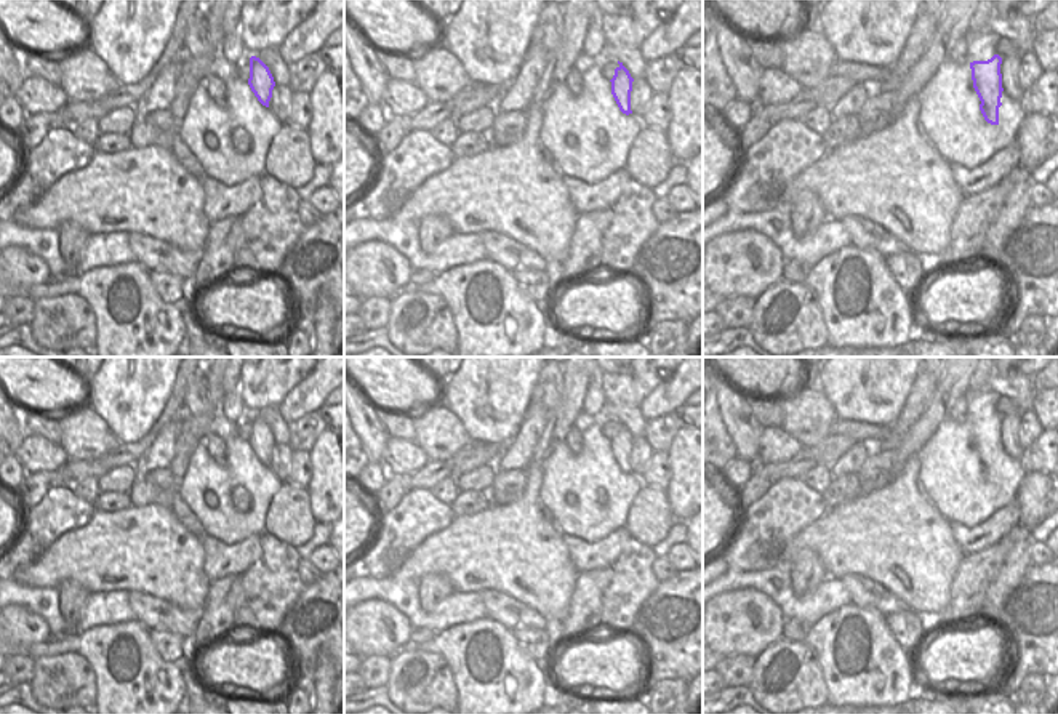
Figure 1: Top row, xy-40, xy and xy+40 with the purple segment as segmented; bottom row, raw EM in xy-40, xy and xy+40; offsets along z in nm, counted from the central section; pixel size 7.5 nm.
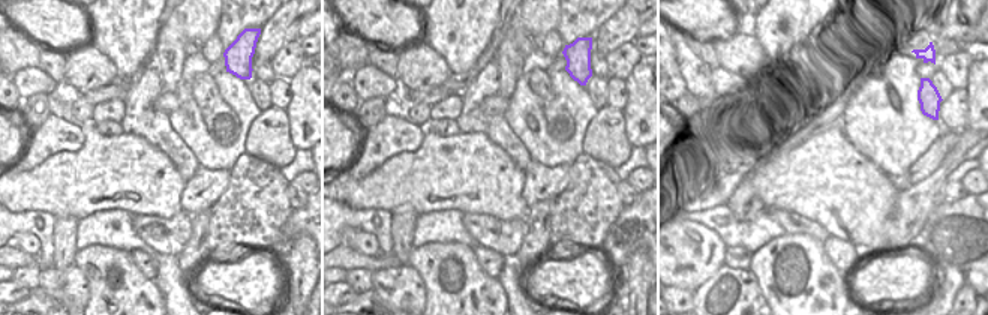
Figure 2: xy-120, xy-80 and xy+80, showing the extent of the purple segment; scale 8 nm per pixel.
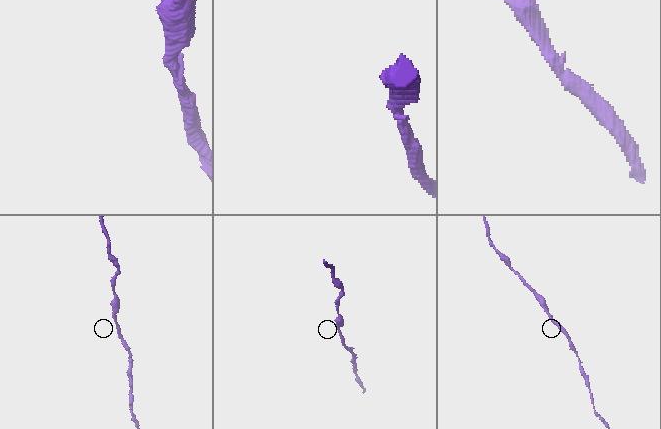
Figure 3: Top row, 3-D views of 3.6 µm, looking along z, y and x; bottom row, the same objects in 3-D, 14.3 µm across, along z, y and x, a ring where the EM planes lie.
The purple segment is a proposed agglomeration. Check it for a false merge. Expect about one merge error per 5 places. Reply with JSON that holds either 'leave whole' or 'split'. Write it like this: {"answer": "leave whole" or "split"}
{"answer": "leave whole"}

